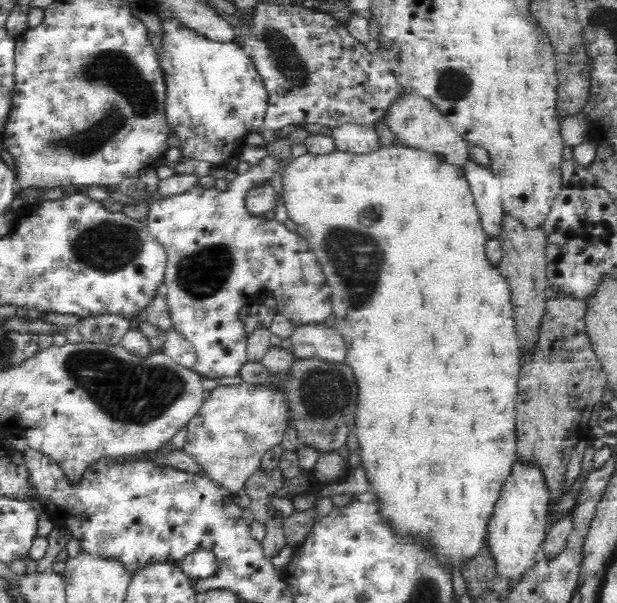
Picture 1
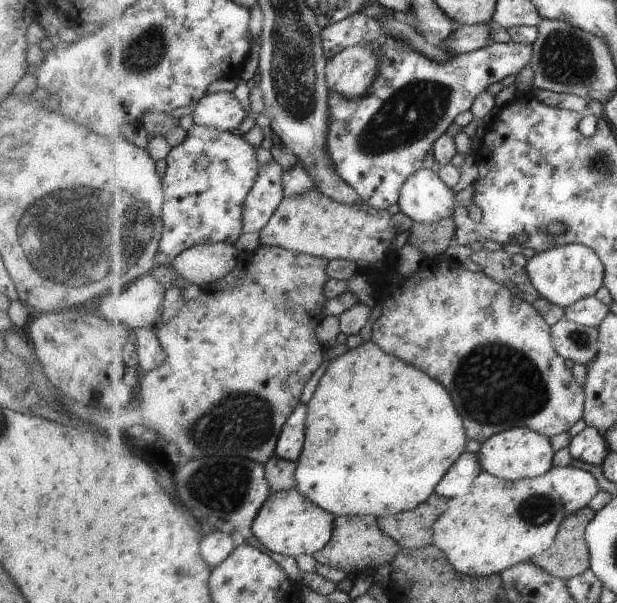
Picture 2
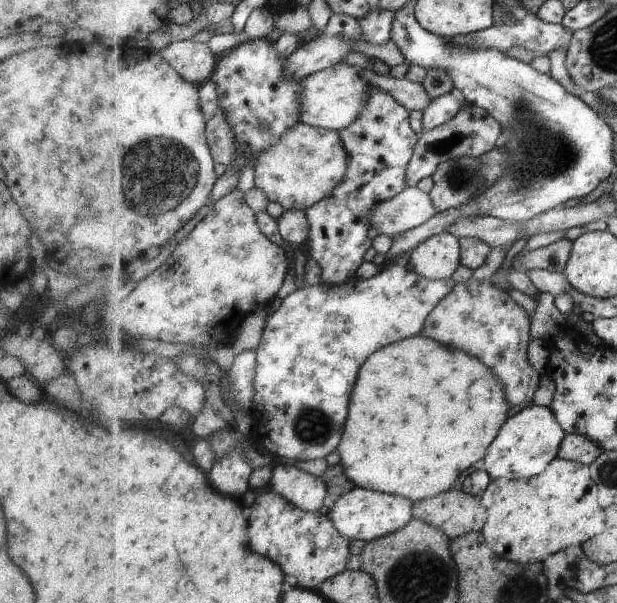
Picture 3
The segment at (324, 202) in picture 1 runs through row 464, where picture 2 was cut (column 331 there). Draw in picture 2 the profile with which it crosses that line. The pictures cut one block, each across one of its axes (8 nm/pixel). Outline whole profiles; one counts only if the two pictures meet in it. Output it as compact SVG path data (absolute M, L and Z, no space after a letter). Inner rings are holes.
M369 340L354 349L348 349L346 353L331 360L308 402L306 445L298 460L297 489L337 517L341 515L373 515L379 518L410 511L431 498L431 495L436 492L439 482L446 476L447 471L466 451L468 442L469 438L462 414L447 387L443 386L441 382L437 382L435 378L431 378L427 371L423 372L423 370L419 370L418 366L413 366L398 356L389 354L382 346L379 346L379 343Z

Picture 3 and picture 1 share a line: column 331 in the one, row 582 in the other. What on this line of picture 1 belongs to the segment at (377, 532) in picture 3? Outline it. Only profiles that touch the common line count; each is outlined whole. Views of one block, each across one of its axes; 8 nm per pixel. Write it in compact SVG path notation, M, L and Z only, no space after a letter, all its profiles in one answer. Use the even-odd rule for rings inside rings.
M516 460L504 480L494 510L487 524L487 541L496 562L496 572L507 578L508 584L518 584L522 574L537 562L537 553L550 526L546 522L551 504L549 490L537 462Z

